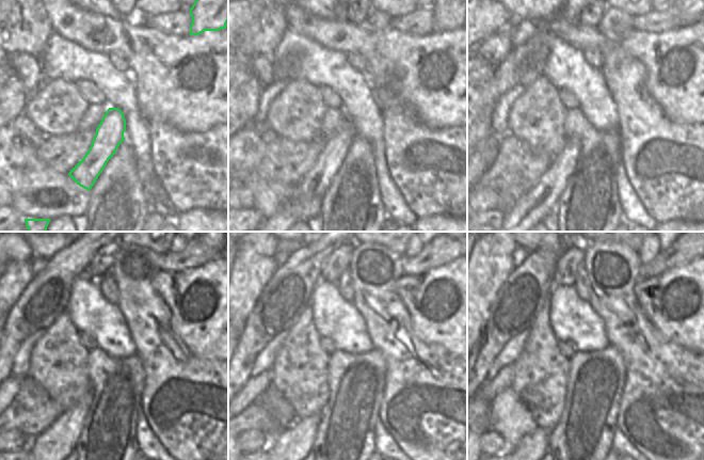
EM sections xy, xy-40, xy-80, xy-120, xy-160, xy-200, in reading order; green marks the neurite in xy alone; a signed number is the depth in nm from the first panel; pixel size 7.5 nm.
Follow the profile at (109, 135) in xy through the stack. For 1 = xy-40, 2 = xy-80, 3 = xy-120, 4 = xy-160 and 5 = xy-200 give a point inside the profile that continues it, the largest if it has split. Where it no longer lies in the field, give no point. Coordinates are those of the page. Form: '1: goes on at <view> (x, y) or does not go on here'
1: goes on at xy-40 (316, 183)
2: goes on at xy-80 (537, 203)
3: goes on at xy-120 (50, 448)
4: goes on at xy-160 (297, 441)
5: goes on at xy-200 (532, 447)

